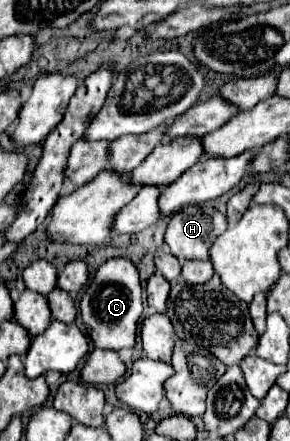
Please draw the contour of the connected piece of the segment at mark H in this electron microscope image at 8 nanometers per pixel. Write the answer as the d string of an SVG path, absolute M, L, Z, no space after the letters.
M185 205L171 215L165 243L179 259L209 259L209 243L227 229L227 219L215 207Z

